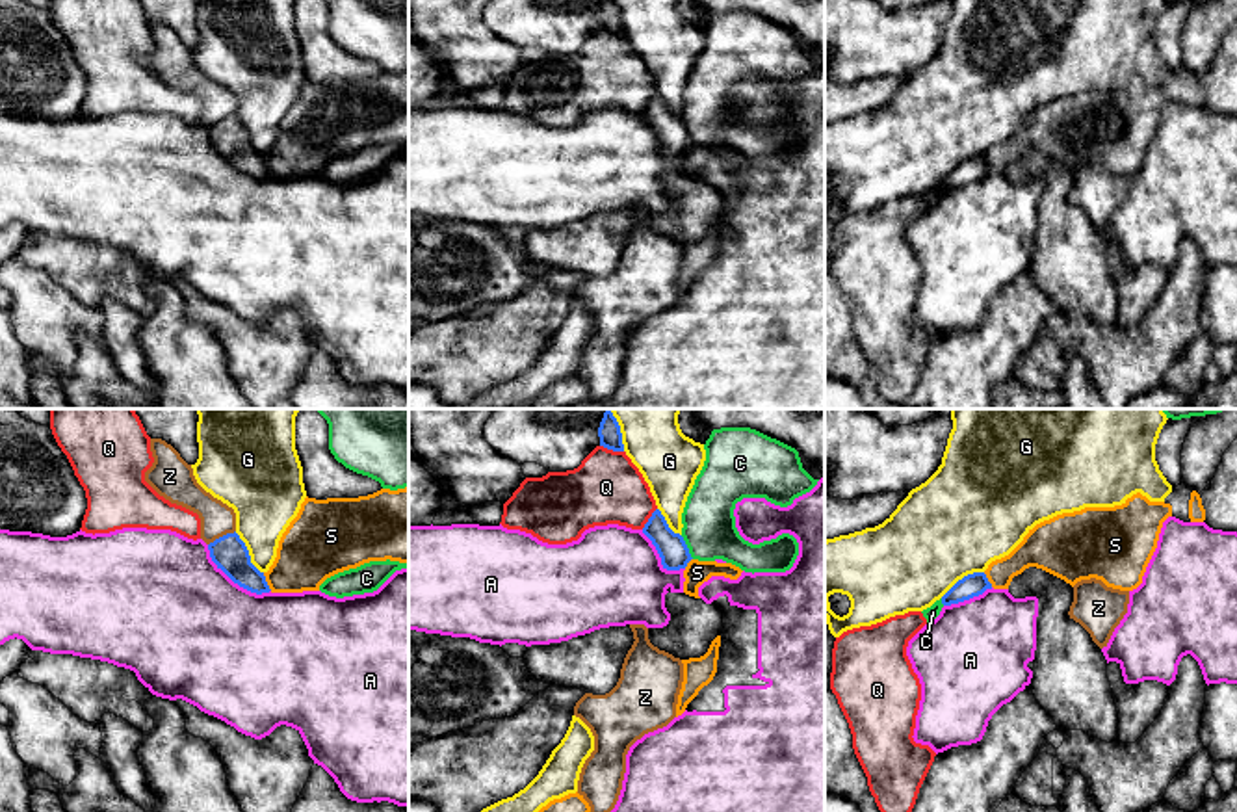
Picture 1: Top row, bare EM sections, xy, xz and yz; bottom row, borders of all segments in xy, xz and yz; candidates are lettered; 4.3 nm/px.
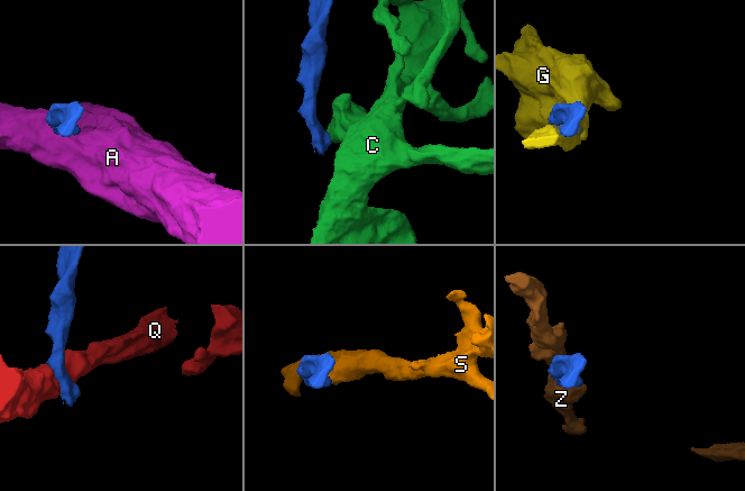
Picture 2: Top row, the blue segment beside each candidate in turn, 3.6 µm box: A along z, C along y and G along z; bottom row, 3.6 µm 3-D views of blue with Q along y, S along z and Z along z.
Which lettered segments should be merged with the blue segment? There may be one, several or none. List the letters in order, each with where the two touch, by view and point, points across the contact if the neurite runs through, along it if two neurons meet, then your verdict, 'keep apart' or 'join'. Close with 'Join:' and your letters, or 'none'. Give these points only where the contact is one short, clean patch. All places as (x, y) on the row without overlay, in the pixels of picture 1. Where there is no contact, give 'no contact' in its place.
A: meets blue in xy at (234, 166); border along xy (207, 129), (208, 140), (234, 166), (257, 177), (270, 175); keep apart
C: meets blue in xz at (686, 130); border along xz (680, 119), (693, 142); keep apart
G: meets blue in xy at (247, 136); keep apart
Q: meets blue in xz at (611, 32); keep apart
S: meets blue in xy at (266, 166); border along xy (262, 157), (272, 173); keep apart
Z: meets blue in xy at (223, 119); keep apart
Join: none

